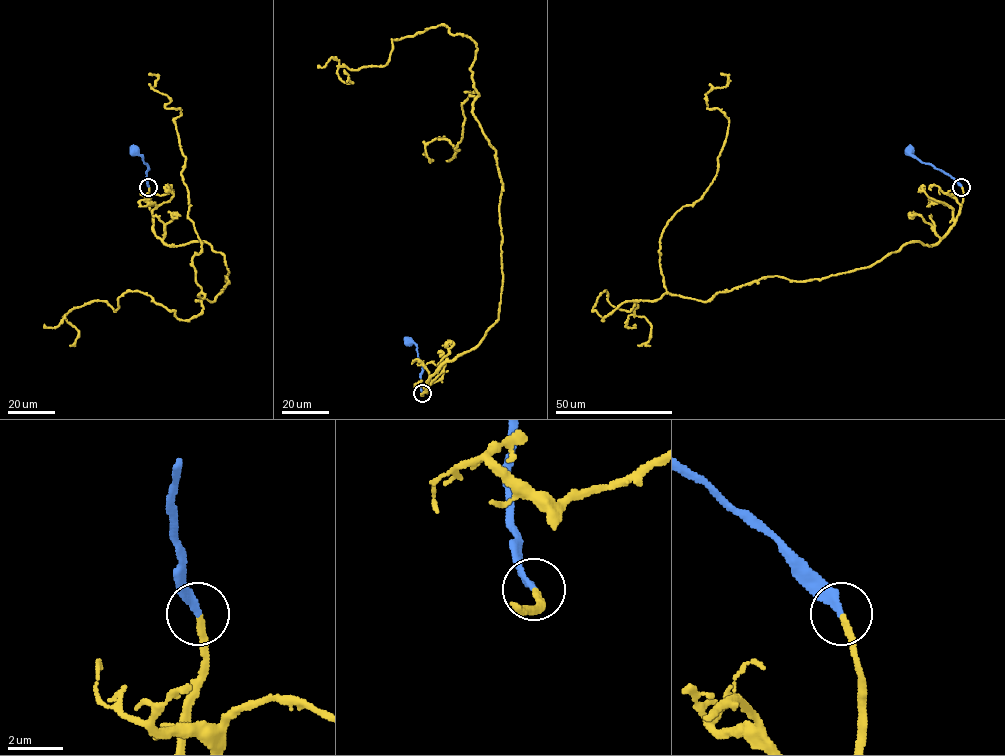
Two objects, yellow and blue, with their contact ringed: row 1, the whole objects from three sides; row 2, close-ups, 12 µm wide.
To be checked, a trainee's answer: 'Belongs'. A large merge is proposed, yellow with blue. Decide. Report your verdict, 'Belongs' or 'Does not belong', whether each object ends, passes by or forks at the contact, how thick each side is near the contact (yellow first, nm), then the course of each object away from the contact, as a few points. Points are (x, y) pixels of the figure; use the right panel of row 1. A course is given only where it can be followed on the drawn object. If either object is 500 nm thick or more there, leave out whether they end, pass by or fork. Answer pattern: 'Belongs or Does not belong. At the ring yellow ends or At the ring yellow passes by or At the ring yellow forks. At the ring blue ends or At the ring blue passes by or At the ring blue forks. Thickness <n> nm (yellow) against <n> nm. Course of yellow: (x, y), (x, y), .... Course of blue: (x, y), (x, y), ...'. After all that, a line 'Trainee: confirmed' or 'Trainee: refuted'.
Belongs. At the ring yellow ends. At the ring blue ends. Thickness 240 nm (yellow) against 260 nm. Course of yellow: (961, 186), (932, 245), (706, 301), (672, 295), (660, 240), (716, 173), (729, 119), (706, 94), (722, 74). Course of blue: (961, 186), (950, 175), (913, 157), (909, 150)
Trainee: confirmed

